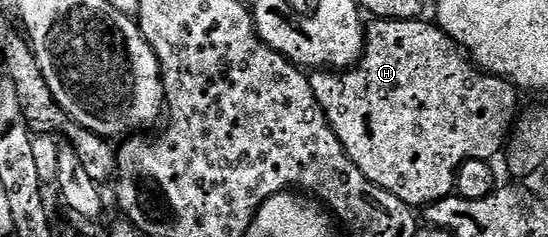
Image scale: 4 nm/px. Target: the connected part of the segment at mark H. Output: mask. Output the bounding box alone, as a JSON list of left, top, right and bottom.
[310,18,520,210]

